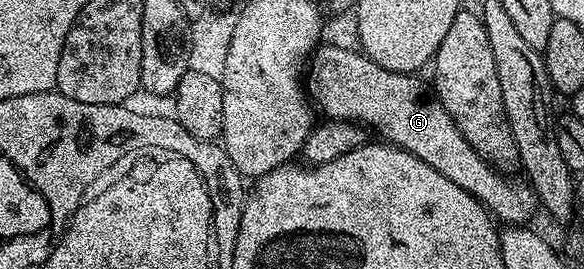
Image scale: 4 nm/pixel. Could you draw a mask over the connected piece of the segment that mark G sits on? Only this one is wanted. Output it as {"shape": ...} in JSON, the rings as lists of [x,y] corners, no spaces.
{"shape":[[[326,44],[315,48],[310,56],[305,87],[314,106],[323,110],[328,120],[344,119],[375,130],[380,140],[419,157],[425,165],[433,165],[437,173],[445,173],[453,185],[461,185],[482,203],[500,224],[530,224],[535,207],[537,211],[537,196],[531,184],[522,178],[511,179],[515,177],[481,158],[477,149],[465,141],[461,129],[457,129],[453,117],[439,104],[428,84],[426,87],[419,78],[415,73],[385,69],[356,50]]]}

